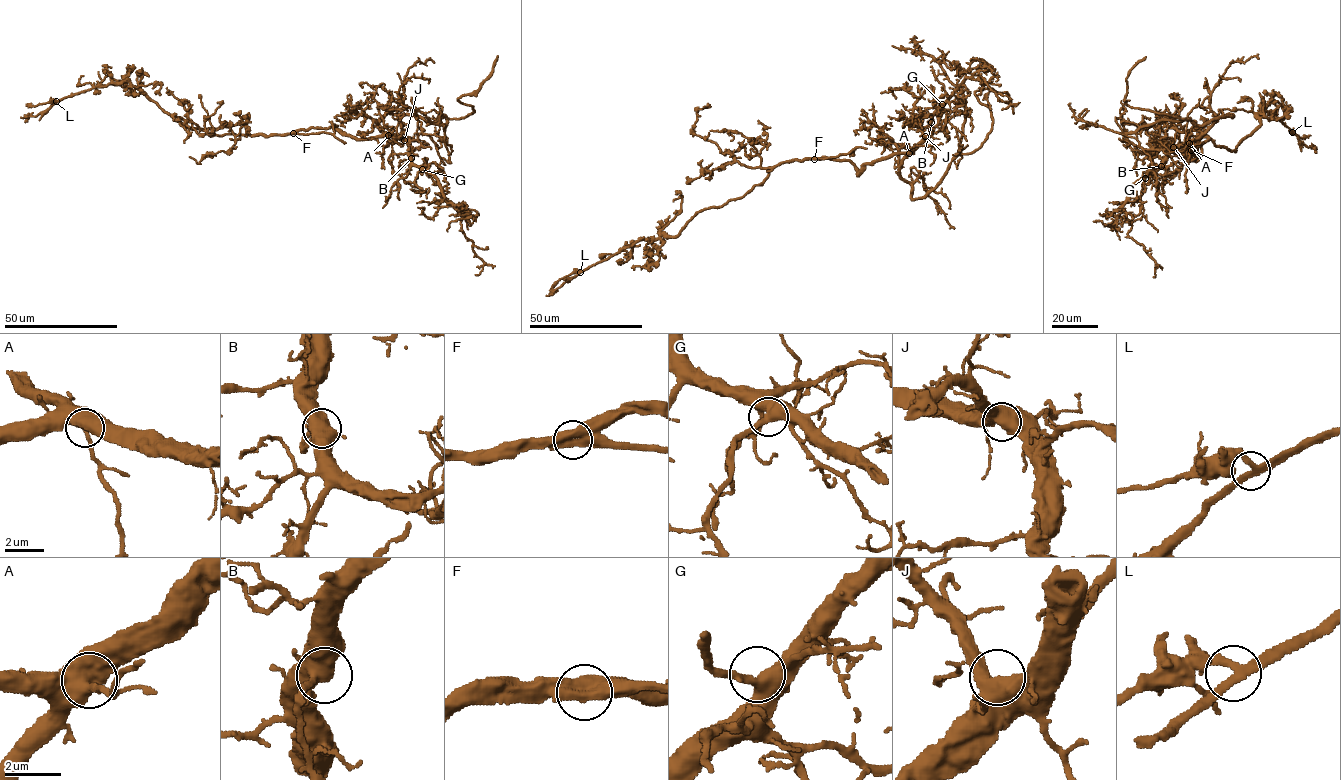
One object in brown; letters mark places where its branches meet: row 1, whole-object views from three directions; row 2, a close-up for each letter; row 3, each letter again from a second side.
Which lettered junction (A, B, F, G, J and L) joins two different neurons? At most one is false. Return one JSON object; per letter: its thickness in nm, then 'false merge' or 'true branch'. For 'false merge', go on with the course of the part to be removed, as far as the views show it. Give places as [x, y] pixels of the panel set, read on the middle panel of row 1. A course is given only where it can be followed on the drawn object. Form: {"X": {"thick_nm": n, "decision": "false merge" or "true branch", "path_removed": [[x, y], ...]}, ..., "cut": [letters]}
{"A": {"thick_nm": 550, "decision": "true branch"}, "B": {"thick_nm": 550, "decision": "true branch"}, "F": {"thick_nm": 600, "decision": "false merge", "path_removed": [[814, 159], [836, 157], [855, 149], [849, 156]]}, "G": {"thick_nm": 500, "decision": "true branch"}, "J": {"thick_nm": 600, "decision": "true branch"}, "L": {"thick_nm": 260, "decision": "true branch"}, "cut": ["F"]}

